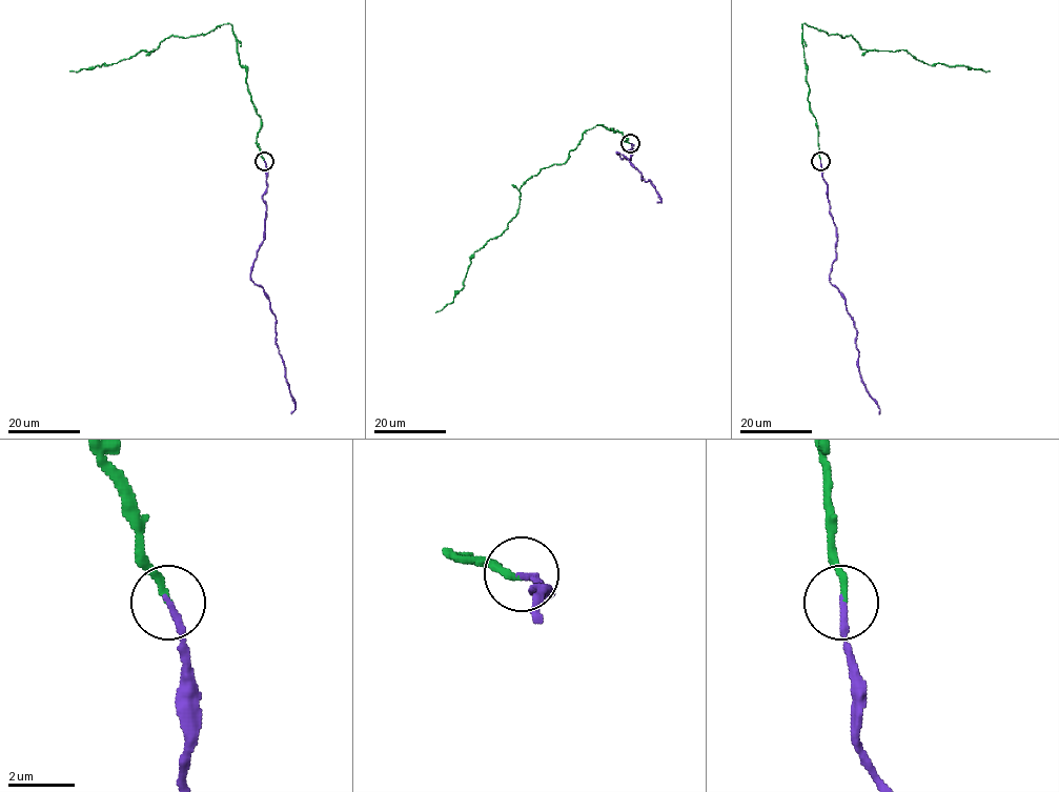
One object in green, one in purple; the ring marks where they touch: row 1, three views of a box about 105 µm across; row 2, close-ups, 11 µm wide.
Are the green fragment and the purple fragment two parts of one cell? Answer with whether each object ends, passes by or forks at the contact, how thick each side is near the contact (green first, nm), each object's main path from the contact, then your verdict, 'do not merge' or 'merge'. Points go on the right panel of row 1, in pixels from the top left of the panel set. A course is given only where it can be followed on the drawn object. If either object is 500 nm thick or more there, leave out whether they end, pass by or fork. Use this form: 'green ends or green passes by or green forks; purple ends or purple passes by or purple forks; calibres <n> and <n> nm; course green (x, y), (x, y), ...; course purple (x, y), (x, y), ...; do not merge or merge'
green ends; purple ends; calibres 190 and 200 nm; course green (820, 161), (808, 100), (803, 23), (829, 35), (852, 36), (862, 48), (904, 49), (930, 65), (990, 72); course purple (820, 161), (836, 227), (836, 260), (830, 282), (844, 300), (853, 321), (860, 382), (879, 413); merge

